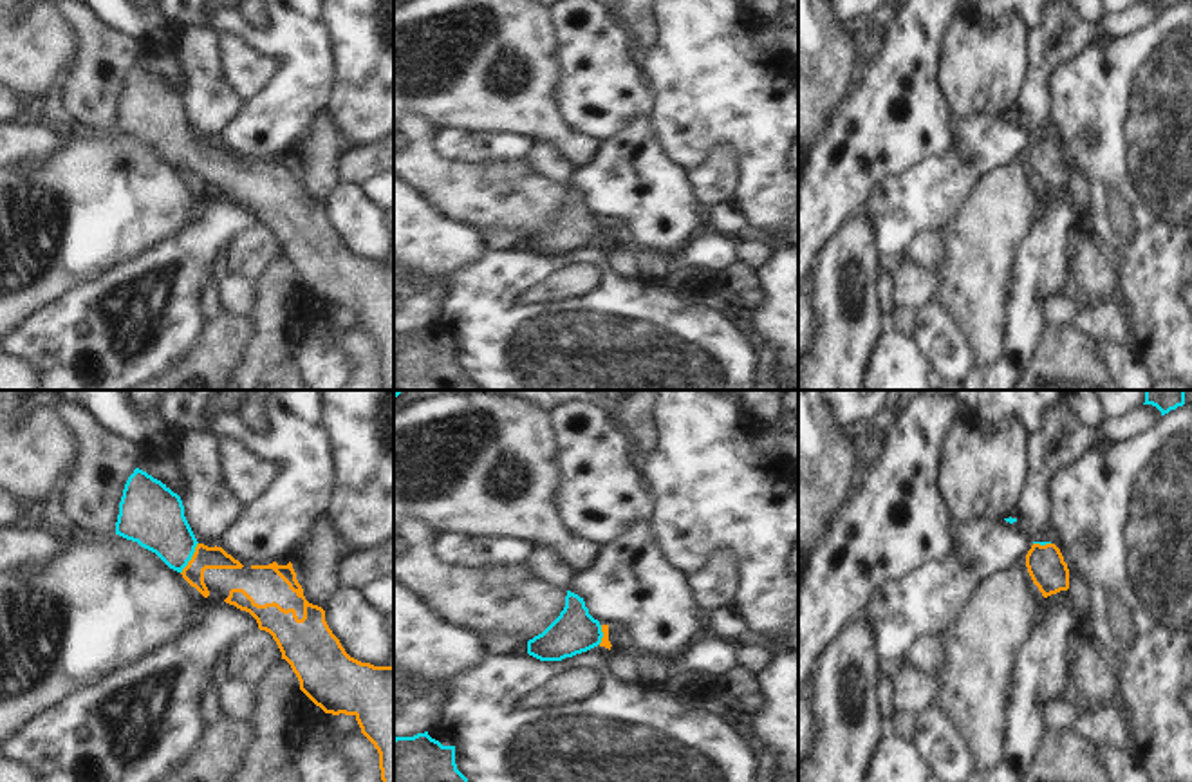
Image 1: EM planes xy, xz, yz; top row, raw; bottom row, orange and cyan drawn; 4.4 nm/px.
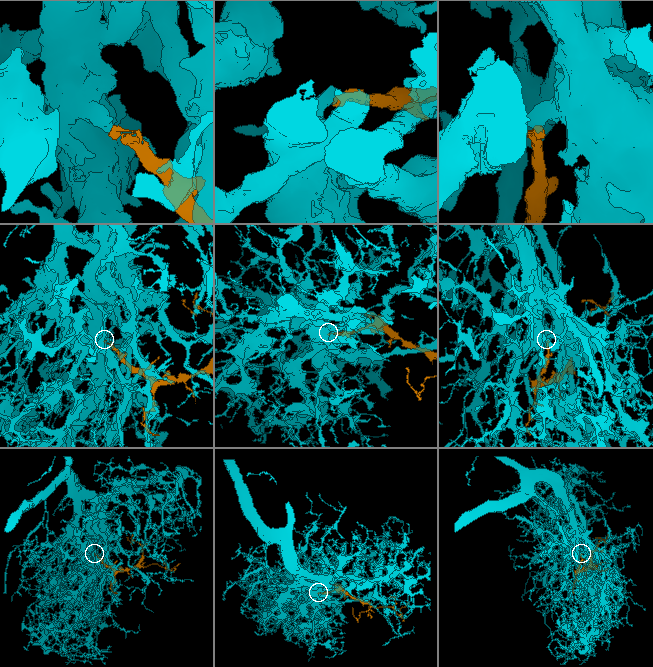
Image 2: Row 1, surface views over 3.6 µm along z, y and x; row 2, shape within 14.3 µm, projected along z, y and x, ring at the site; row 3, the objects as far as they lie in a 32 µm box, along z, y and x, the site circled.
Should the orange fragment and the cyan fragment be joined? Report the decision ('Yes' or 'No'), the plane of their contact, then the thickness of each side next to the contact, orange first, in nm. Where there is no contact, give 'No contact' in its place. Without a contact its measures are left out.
Yes. Touches orange in xy. Thickness 100 nm (orange) against 280 nm

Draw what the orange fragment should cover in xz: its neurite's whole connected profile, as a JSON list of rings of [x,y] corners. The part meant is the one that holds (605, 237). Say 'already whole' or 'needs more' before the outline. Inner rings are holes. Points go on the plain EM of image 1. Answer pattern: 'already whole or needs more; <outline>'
needs more; [[[567,186],[563,206],[542,229],[527,237],[527,249],[540,256],[562,256],[598,240],[610,246],[609,220],[594,215],[583,193]]]

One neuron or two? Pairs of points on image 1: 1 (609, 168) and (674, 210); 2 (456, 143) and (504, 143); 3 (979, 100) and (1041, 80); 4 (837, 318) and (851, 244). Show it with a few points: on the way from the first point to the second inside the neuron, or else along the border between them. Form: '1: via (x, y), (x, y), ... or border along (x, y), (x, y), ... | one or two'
1: via (625, 185), (658, 208) | one
2: via (468, 147), (488, 150), (492, 147) | one
3: border along (1030, 46), (1028, 76), (1014, 112) | two
4: via (837, 300), (837, 266), (840, 262) | one

